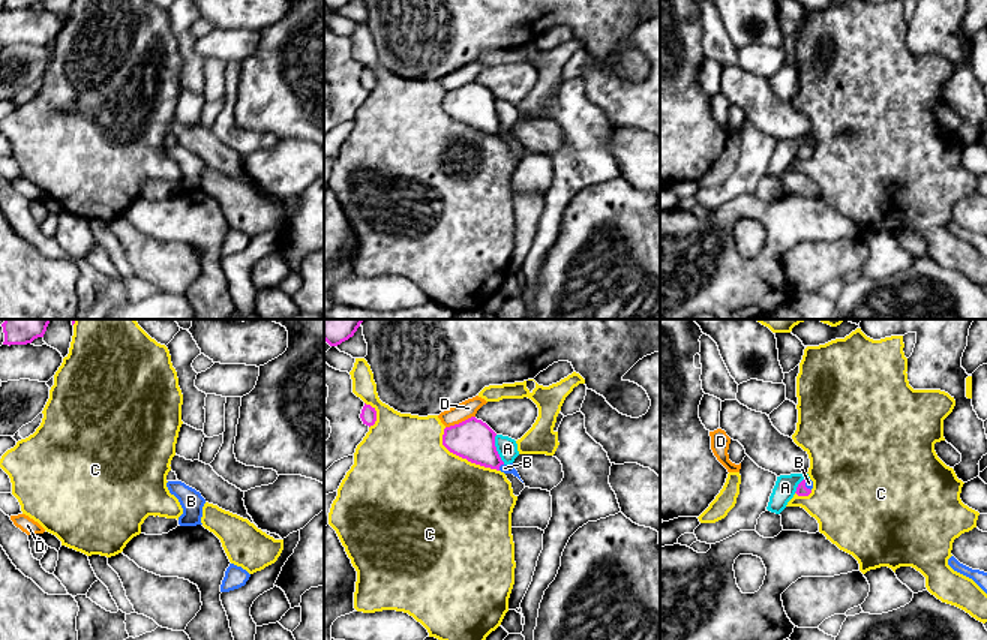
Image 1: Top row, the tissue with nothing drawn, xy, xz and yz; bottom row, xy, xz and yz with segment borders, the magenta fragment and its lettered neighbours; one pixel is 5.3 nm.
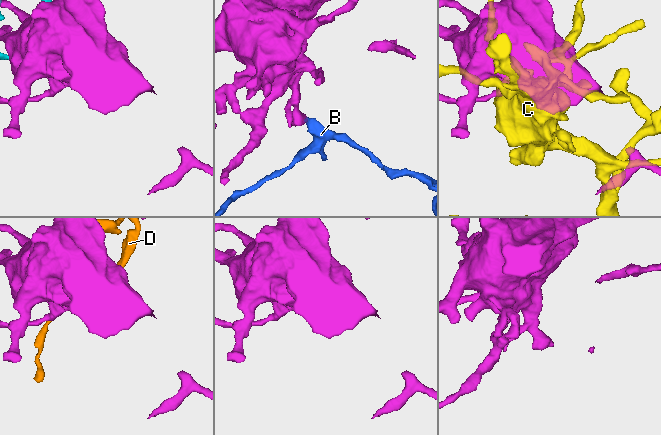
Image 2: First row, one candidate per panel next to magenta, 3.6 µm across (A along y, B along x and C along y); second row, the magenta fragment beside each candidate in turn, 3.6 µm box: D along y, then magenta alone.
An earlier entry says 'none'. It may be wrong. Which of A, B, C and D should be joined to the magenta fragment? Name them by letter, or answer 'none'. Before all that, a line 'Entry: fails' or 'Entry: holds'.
Entry: fails
B

